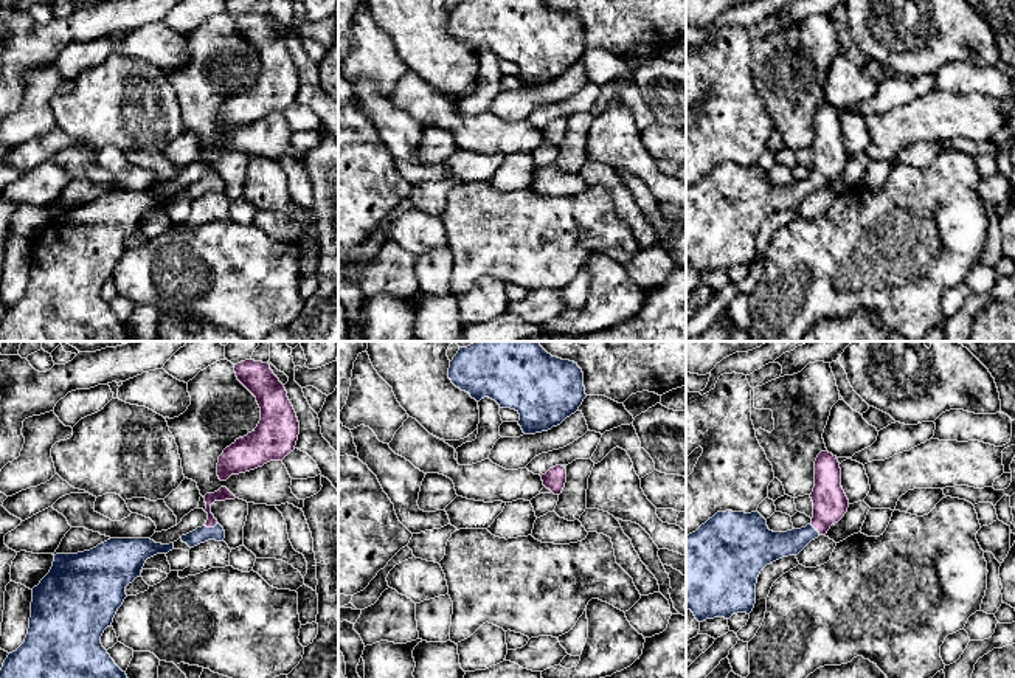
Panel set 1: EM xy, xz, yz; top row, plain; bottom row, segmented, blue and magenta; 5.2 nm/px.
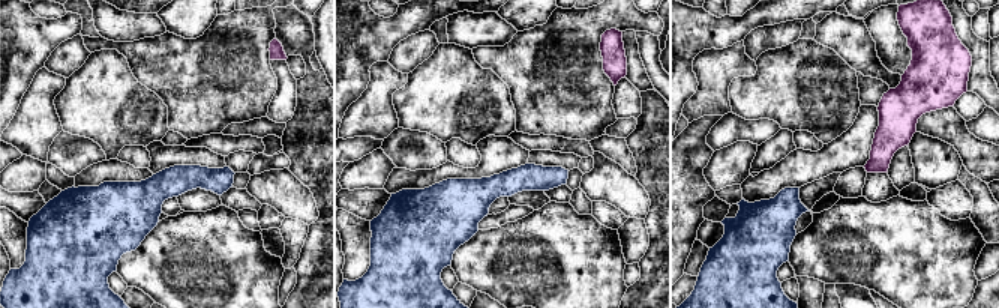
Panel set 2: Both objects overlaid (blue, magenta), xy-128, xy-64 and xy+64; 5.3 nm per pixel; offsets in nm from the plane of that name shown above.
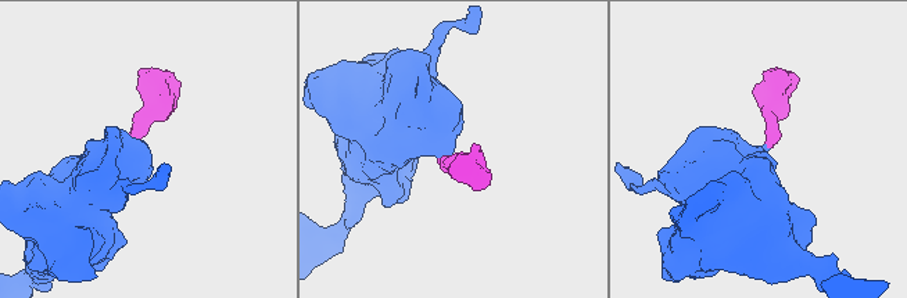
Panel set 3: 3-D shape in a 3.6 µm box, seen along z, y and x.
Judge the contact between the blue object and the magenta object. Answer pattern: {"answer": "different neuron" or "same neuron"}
{"answer": "same neuron"}

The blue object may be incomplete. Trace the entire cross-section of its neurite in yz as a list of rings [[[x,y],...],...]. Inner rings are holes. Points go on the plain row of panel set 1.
[[[827,102],[815,113],[810,150],[813,171],[801,182],[773,185],[757,163],[726,163],[686,188],[686,261],[698,275],[750,267],[760,223],[782,209],[798,208],[844,169],[849,152],[841,140],[840,115]]]

